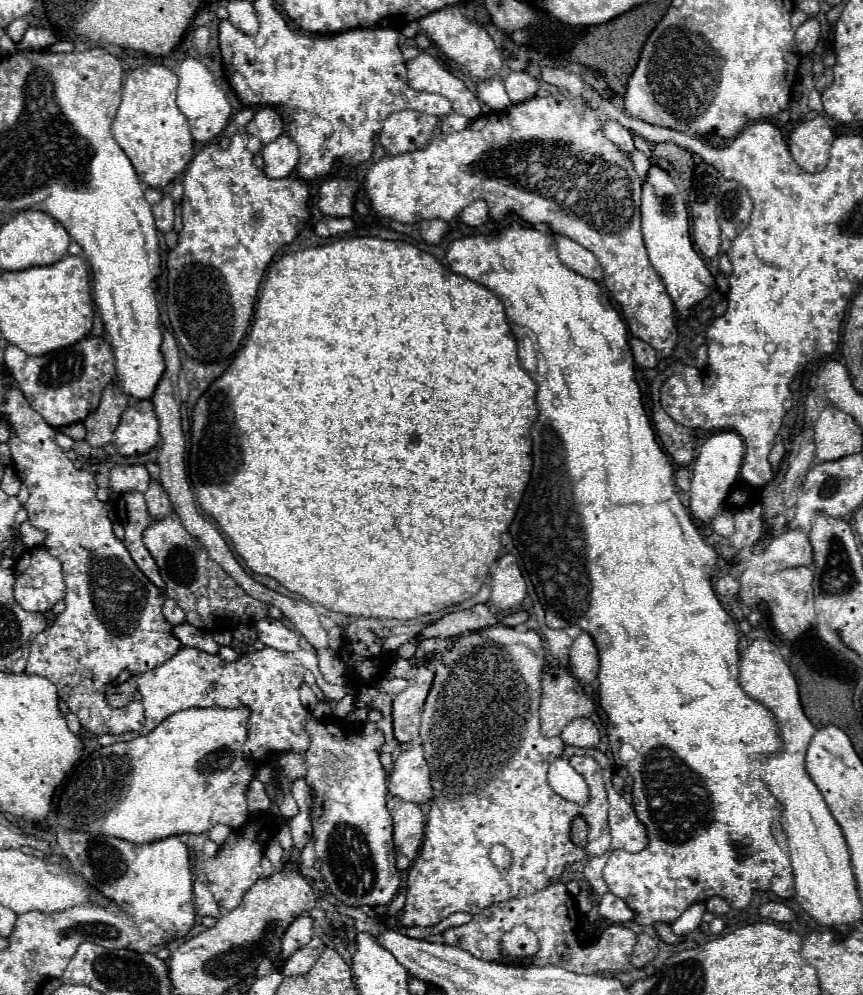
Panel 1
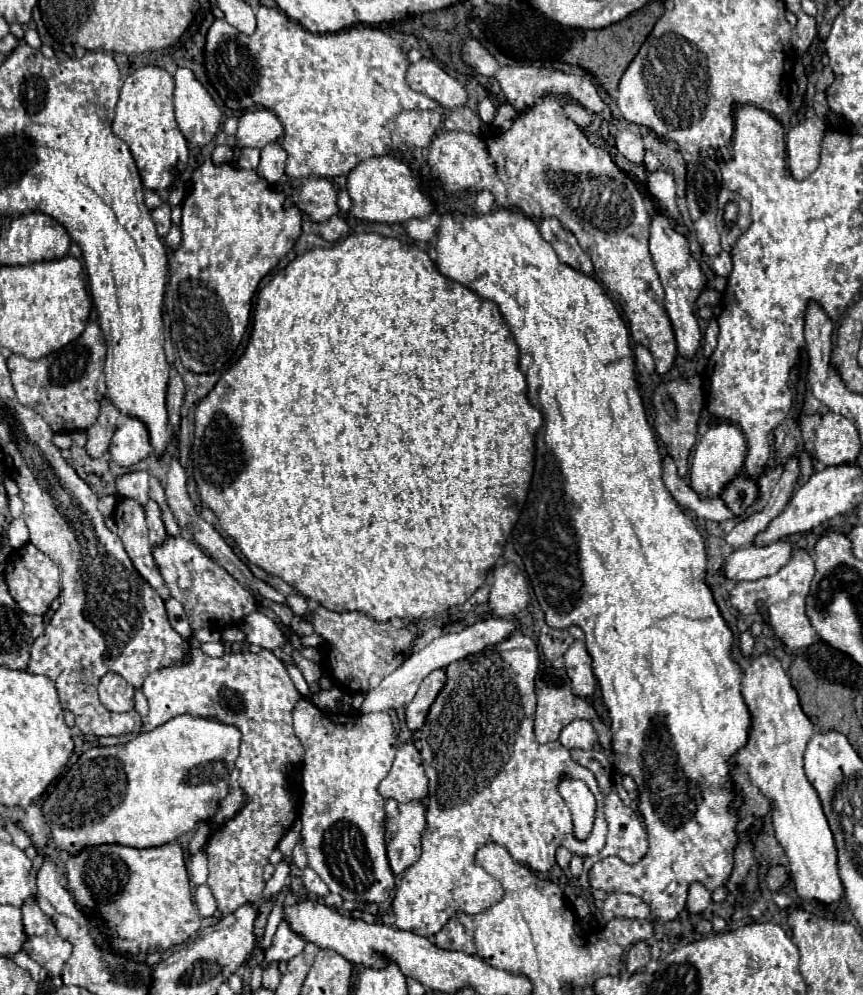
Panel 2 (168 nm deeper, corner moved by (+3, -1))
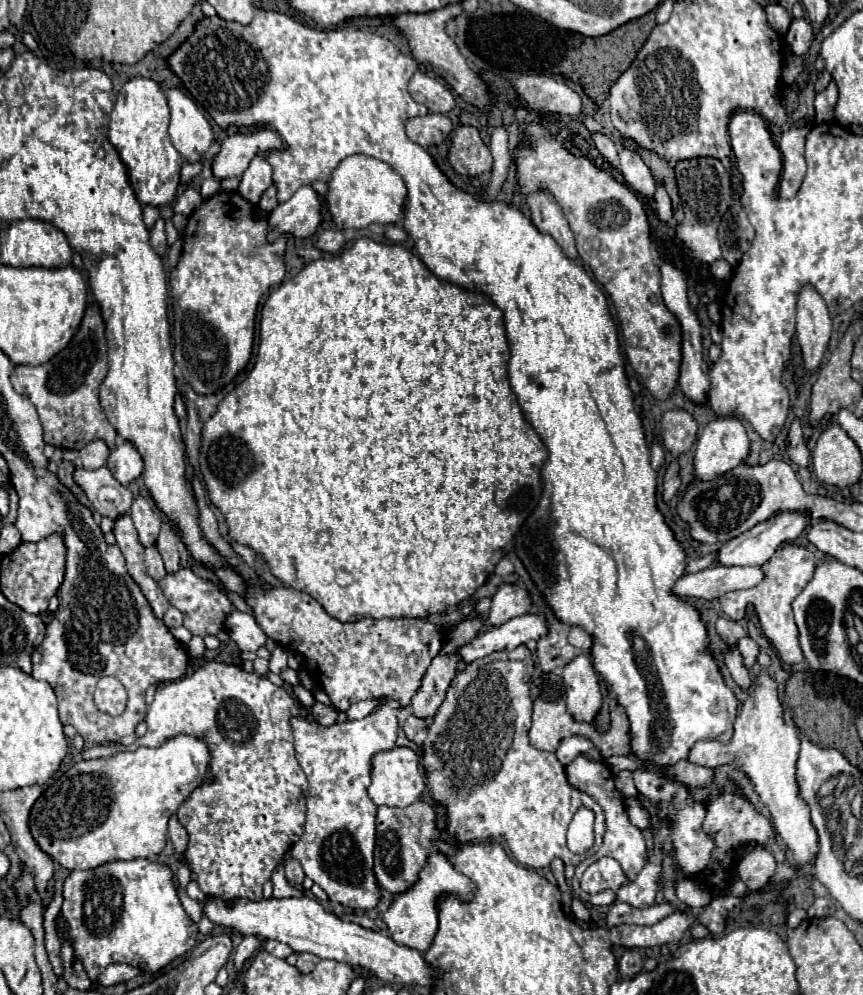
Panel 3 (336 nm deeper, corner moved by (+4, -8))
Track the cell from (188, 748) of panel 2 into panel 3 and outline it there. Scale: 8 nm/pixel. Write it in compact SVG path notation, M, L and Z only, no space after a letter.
M188 734L168 738L158 748L140 746L134 752L118 752L110 758L80 760L54 780L36 800L30 814L30 830L38 846L68 870L88 870L112 860L156 858L166 846L170 816L188 800L192 790L210 784L210 748L204 740Z

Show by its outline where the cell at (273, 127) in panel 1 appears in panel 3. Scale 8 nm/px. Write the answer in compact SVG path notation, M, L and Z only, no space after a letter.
M252 126L248 130L240 130L222 142L222 150L214 160L212 174L218 180L242 176L252 158L280 148L282 138L268 126Z

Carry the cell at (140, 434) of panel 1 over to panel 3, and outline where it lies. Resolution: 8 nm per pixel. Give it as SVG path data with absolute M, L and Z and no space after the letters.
M122 440L110 452L106 466L110 468L110 472L114 474L114 478L120 484L128 486L134 478L138 478L142 474L144 462L142 462L142 456L138 454L136 446L130 440Z

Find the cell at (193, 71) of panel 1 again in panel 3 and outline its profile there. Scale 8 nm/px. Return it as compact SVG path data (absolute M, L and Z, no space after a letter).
M172 88L166 98L170 106L170 140L182 158L198 162L214 142L212 126L184 90Z

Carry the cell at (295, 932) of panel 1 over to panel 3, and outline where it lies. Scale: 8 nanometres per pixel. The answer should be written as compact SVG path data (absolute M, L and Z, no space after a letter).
M266 940L266 950L276 958L288 958L290 954L294 954L294 950L288 944L282 944L278 940Z

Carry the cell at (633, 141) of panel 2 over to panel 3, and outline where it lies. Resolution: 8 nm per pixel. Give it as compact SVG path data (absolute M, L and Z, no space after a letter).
M622 150L620 152L620 172L624 174L624 180L638 190L642 196L652 196L654 194L654 186L656 180L650 172L650 168L644 164L644 160L640 160L638 152L632 150Z

